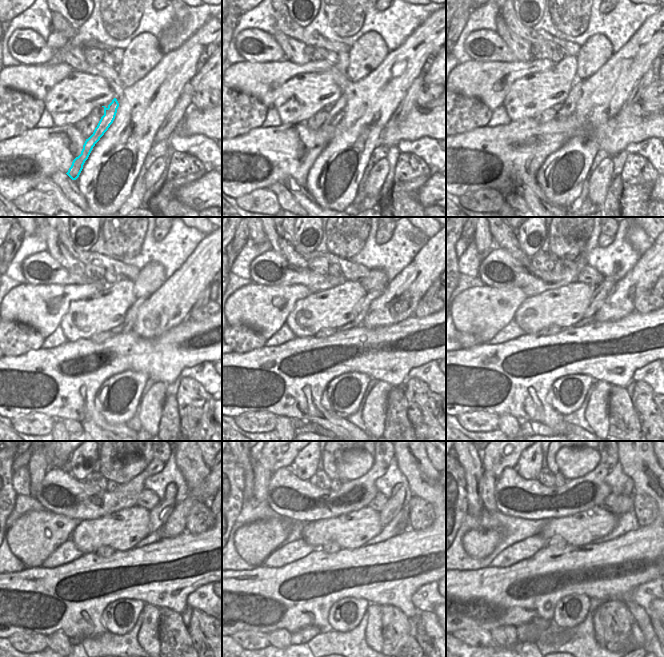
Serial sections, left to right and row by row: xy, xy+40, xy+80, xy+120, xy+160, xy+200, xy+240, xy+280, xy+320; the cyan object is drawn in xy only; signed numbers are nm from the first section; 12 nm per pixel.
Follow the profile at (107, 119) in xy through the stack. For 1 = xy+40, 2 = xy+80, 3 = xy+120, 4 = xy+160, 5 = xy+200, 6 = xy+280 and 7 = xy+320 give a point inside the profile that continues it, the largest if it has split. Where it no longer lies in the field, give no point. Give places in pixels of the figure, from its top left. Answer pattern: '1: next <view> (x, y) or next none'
1: next xy+40 (335, 113)
2: next xy+80 (568, 107)
3: next xy+120 (131, 315)
4: next xy+160 (361, 308)
5: next xy+200 (601, 291)
6: next xy+280 (394, 504)
7: next xy+320 (628, 486)

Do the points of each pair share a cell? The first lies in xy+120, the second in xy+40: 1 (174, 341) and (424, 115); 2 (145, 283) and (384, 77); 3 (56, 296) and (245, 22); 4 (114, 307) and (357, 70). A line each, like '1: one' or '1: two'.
1: one
2: two
3: two
4: two

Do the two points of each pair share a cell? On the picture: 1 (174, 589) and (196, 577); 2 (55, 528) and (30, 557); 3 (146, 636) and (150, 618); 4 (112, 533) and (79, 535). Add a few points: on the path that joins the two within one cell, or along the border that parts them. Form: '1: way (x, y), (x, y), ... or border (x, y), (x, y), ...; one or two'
1: way (179, 584), (184, 579), (191, 577); one
2: way (48, 535), (33, 550); one
3: way (149, 632), (150, 622); one
4: way (104, 533), (87, 534); one

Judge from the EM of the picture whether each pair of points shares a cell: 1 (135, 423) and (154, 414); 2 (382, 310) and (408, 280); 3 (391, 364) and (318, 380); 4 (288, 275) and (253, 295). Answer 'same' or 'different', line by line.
1: different
2: same
3: same
4: different

